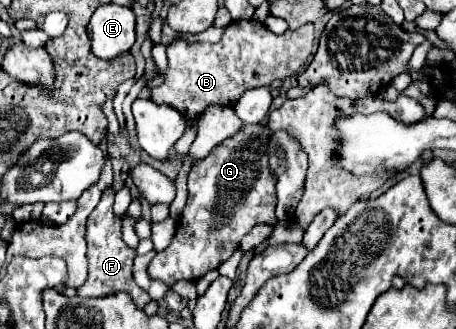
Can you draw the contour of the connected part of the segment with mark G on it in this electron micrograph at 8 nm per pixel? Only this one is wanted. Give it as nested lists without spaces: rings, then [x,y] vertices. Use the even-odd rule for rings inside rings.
[[[242,125],[240,133],[222,141],[208,157],[192,165],[188,173],[188,203],[180,215],[180,225],[176,227],[172,243],[156,253],[148,265],[148,275],[152,279],[164,281],[168,287],[180,279],[196,281],[206,271],[226,261],[254,225],[276,223],[276,177],[268,167],[266,141],[266,127]],[[226,217],[228,221],[224,223]]]

